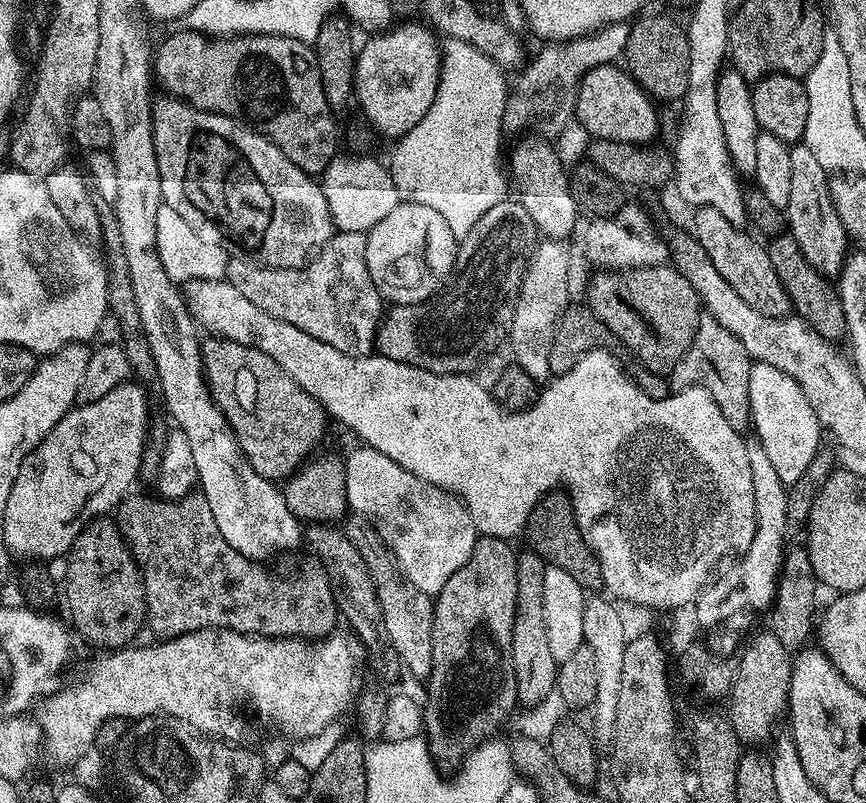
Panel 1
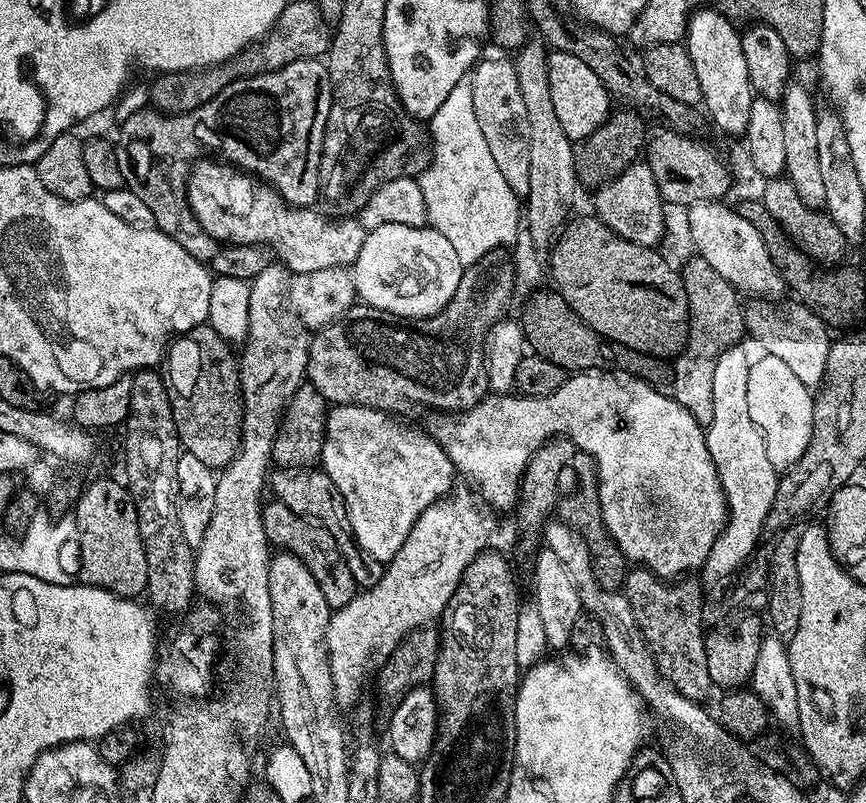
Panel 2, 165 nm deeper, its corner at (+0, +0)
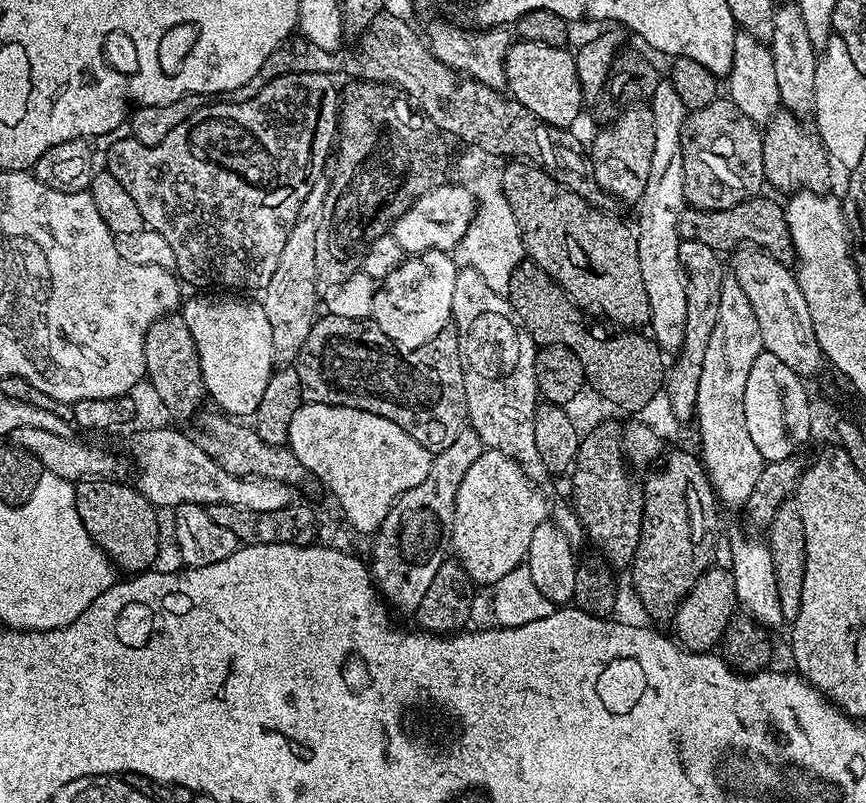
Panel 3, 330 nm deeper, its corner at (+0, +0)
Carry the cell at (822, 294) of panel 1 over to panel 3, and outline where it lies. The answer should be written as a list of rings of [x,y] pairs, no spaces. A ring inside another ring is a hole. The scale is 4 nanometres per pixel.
[[[777,110],[770,122],[763,127],[762,170],[767,187],[780,192],[796,194],[803,190],[808,194],[824,194],[832,184],[833,161],[817,133],[801,117],[792,112]]]

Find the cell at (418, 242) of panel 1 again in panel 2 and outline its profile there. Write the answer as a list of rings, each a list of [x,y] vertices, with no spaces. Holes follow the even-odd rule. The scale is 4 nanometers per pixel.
[[[378,226],[369,231],[362,250],[358,252],[356,263],[350,268],[354,278],[357,297],[367,307],[389,312],[401,318],[423,318],[438,314],[454,298],[454,290],[458,290],[458,282],[464,277],[465,265],[460,263],[454,246],[450,246],[447,238],[442,238],[438,230],[430,226]]]

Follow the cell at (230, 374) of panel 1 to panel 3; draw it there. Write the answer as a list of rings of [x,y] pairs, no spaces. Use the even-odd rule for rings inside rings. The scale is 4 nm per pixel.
[[[169,314],[158,318],[158,322],[154,322],[150,330],[146,330],[144,370],[147,383],[152,383],[153,390],[157,392],[170,415],[177,416],[180,420],[188,420],[201,411],[200,403],[205,403],[206,400],[204,379],[198,350],[194,346],[190,330],[184,325],[183,315]]]

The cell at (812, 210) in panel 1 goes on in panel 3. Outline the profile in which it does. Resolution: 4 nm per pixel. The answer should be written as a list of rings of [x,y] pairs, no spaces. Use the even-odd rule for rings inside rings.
[[[795,2],[781,3],[774,14],[774,34],[770,41],[774,58],[774,75],[778,81],[778,94],[785,112],[808,118],[815,113],[815,68],[818,49],[806,34],[806,22],[802,22],[802,10]]]

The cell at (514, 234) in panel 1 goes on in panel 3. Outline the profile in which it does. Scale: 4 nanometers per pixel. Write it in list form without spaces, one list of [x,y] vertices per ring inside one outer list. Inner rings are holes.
[[[324,314],[317,319],[306,342],[302,342],[302,350],[297,354],[294,366],[298,370],[298,382],[302,382],[302,394],[307,403],[341,404],[390,418],[390,422],[402,426],[414,442],[426,446],[426,450],[433,454],[446,450],[446,446],[450,446],[450,442],[465,431],[468,403],[455,327],[443,328],[434,339],[426,342],[426,346],[408,355],[392,344],[371,318],[359,320]]]

